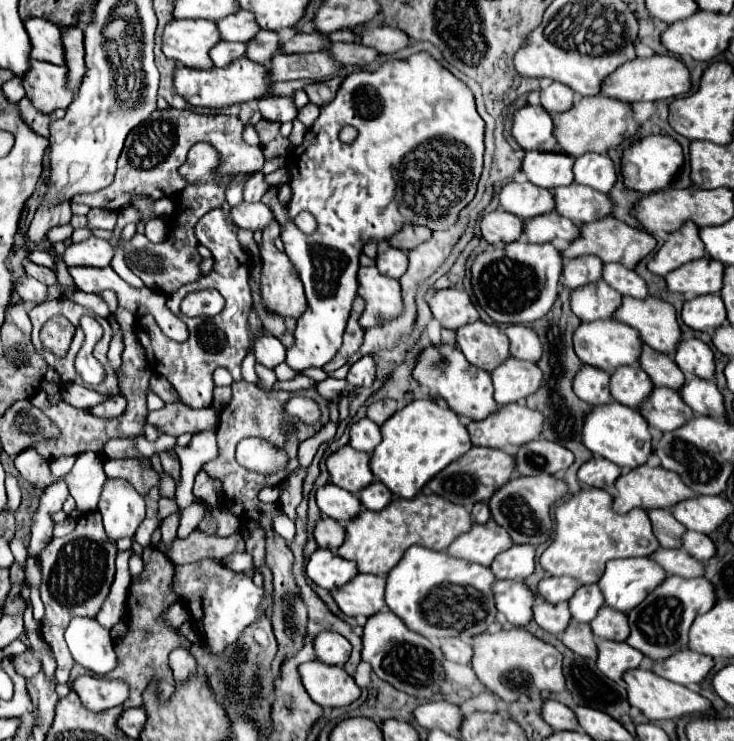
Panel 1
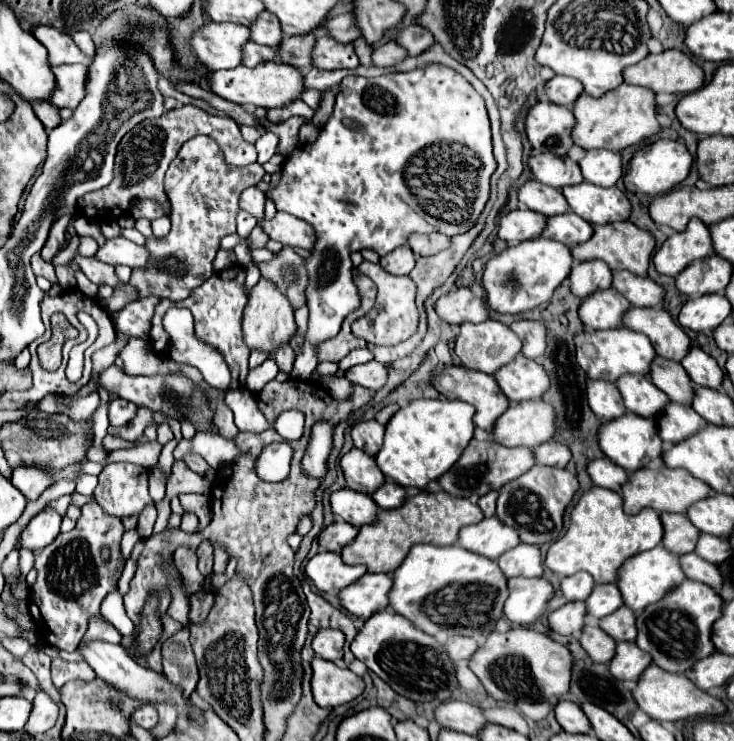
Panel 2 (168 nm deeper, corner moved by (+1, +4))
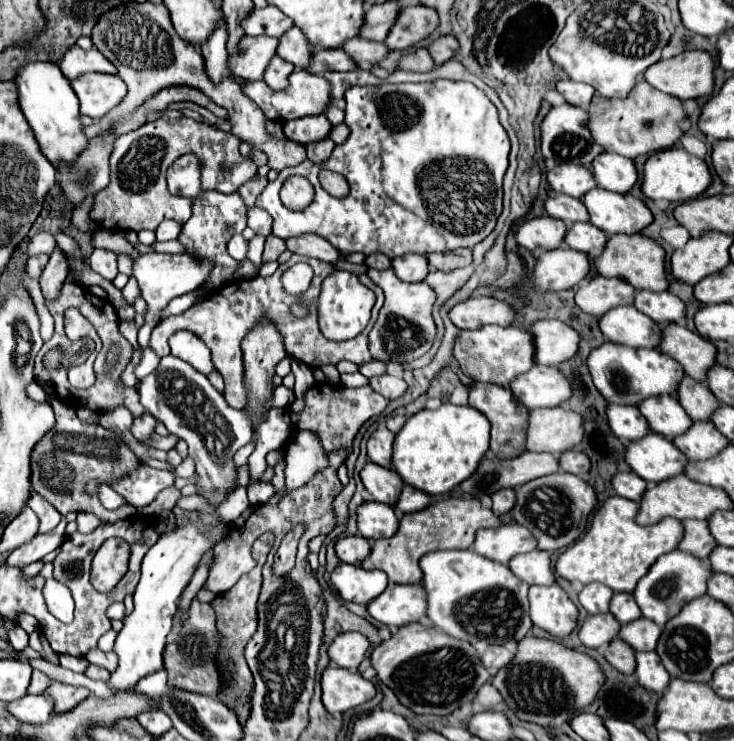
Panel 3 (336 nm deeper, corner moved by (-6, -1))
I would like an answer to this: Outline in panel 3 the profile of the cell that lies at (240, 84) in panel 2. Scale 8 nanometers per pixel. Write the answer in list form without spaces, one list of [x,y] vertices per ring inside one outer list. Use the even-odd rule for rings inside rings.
[[[295,70],[289,76],[289,88],[275,92],[271,90],[263,80],[257,82],[245,82],[243,94],[249,96],[269,120],[289,120],[289,118],[303,118],[303,116],[317,116],[323,114],[331,102],[331,84],[317,74],[305,72],[305,70]]]

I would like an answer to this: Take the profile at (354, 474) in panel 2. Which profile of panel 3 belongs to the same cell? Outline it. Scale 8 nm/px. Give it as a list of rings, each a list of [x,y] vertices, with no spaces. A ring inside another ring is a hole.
[[[367,462],[361,470],[361,482],[367,488],[367,492],[373,496],[373,500],[395,506],[399,500],[399,492],[403,488],[401,476],[397,476],[395,470],[387,470],[383,466],[377,466],[373,462]]]

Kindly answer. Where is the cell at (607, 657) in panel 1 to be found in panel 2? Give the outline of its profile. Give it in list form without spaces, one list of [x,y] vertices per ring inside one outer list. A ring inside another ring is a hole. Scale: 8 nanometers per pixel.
[[[616,643],[614,659],[608,661],[610,673],[620,681],[636,681],[640,673],[652,663],[652,657],[638,649],[636,643]]]

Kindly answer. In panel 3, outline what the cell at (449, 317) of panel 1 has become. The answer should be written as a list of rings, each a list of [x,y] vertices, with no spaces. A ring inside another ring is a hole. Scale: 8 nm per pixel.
[[[479,296],[479,298],[469,298],[457,304],[449,312],[449,316],[455,326],[469,328],[469,330],[475,330],[487,324],[511,326],[515,320],[515,308],[503,300]]]

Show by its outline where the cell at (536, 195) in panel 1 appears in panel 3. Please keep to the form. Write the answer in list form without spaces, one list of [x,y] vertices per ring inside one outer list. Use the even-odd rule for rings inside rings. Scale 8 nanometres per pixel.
[[[555,194],[551,198],[547,198],[545,202],[545,210],[551,218],[559,218],[563,222],[587,222],[589,220],[589,212],[585,208],[585,204],[577,198],[571,196],[563,196],[563,194]]]

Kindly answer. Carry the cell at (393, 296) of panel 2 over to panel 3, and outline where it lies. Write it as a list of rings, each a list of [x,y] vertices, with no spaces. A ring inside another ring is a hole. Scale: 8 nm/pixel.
[[[369,270],[367,276],[385,292],[385,304],[379,312],[379,318],[369,332],[369,350],[375,360],[389,362],[389,360],[399,360],[399,362],[411,362],[415,358],[421,358],[435,340],[437,326],[433,322],[433,304],[435,304],[435,290],[425,284],[407,284],[395,276],[395,272],[389,270]]]

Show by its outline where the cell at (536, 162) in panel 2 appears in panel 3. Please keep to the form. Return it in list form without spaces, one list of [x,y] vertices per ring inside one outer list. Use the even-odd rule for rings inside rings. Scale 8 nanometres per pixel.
[[[559,164],[557,168],[547,172],[547,180],[555,192],[573,198],[583,198],[589,190],[597,186],[593,172],[577,164]]]

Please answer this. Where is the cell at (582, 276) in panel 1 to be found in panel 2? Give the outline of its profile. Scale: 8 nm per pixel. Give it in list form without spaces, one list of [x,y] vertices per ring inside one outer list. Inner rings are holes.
[[[582,261],[572,267],[568,279],[572,293],[584,299],[594,291],[608,289],[612,283],[612,271],[604,261]]]

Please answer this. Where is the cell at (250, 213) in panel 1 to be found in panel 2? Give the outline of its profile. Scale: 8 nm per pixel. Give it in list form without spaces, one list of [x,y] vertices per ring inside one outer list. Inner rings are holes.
[[[276,211],[272,219],[262,217],[258,225],[270,239],[280,241],[282,245],[290,245],[290,247],[298,247],[306,251],[314,245],[314,229],[308,227],[308,223],[284,211]]]

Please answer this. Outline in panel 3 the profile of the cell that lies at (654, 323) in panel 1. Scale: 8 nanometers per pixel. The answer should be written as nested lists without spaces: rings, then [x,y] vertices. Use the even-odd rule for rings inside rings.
[[[661,324],[661,328],[661,352],[677,360],[685,368],[687,376],[705,384],[707,372],[717,364],[717,348],[713,342],[679,324]]]

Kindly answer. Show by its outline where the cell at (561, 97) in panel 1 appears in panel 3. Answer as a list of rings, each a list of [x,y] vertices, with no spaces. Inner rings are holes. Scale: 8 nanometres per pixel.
[[[559,80],[557,82],[557,90],[565,96],[565,100],[573,106],[579,108],[589,108],[589,102],[593,98],[593,86],[583,84],[583,82],[575,82],[575,80]]]

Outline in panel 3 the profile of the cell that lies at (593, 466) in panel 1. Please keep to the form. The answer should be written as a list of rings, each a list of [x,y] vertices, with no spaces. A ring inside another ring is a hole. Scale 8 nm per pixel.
[[[625,472],[625,474],[615,474],[613,488],[619,496],[631,498],[631,500],[637,502],[637,500],[643,498],[647,482],[643,478],[639,478],[635,472]]]

